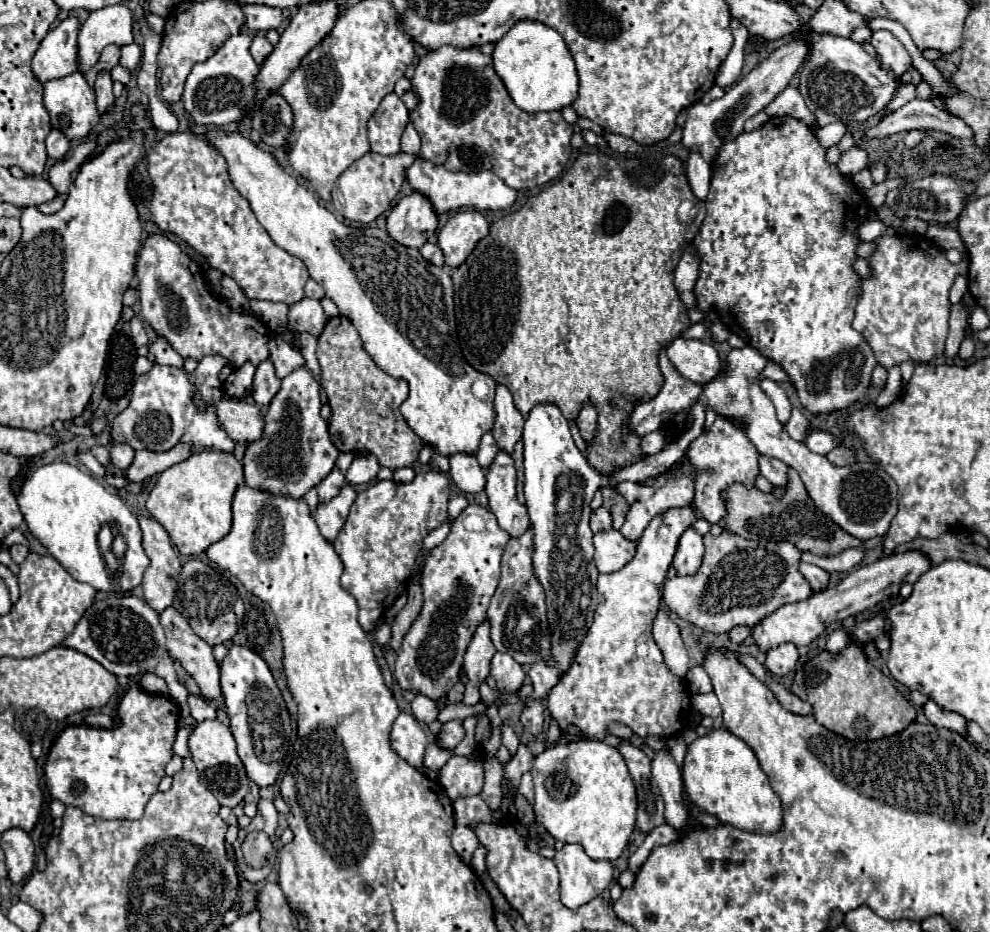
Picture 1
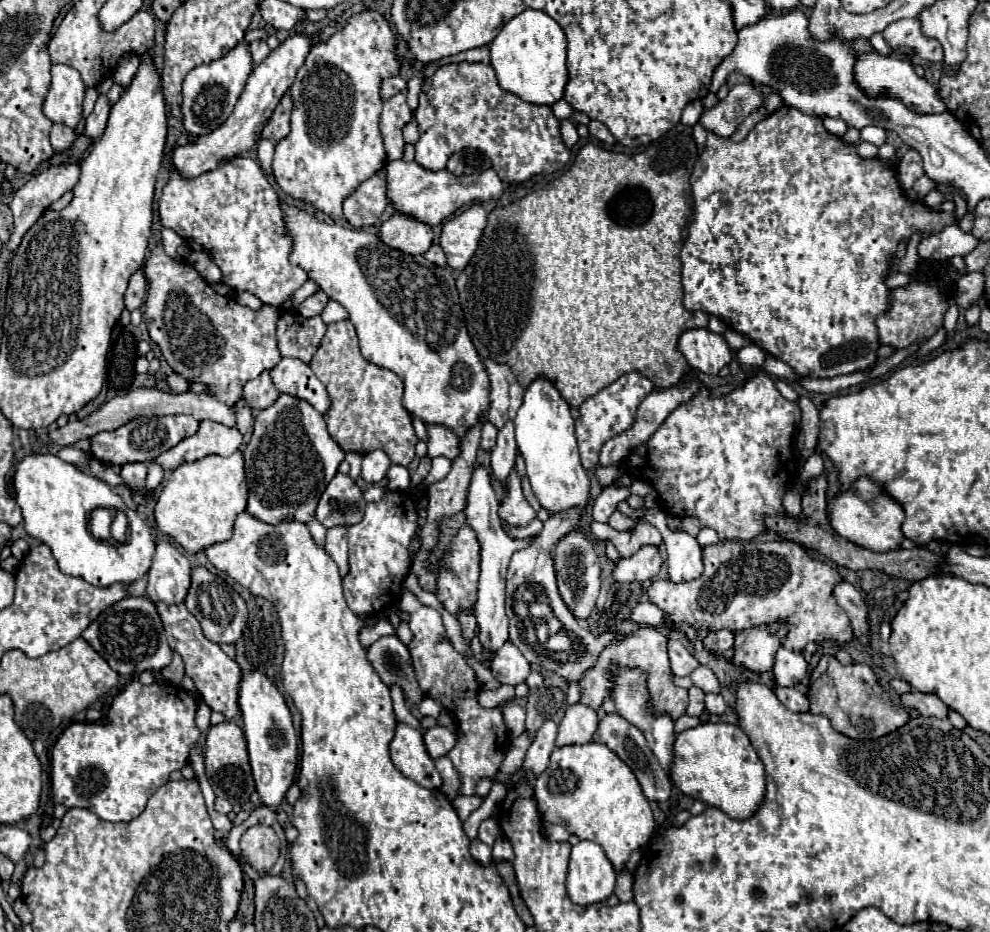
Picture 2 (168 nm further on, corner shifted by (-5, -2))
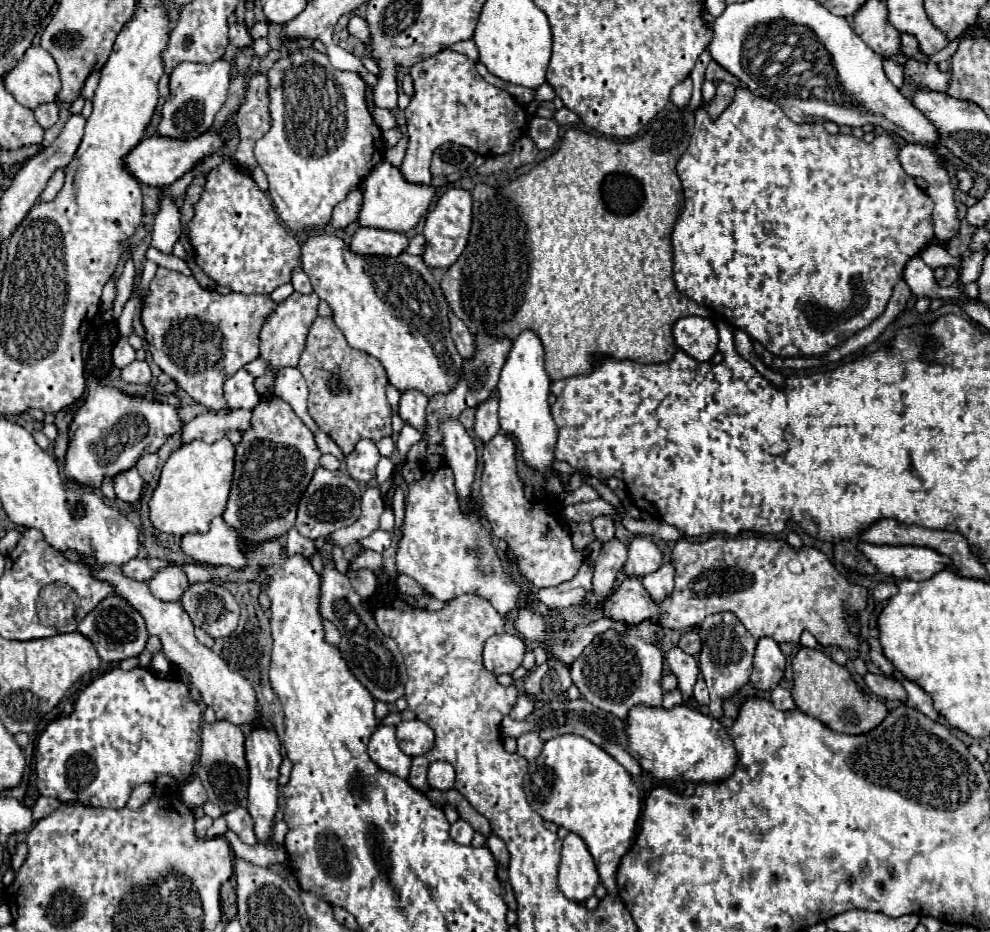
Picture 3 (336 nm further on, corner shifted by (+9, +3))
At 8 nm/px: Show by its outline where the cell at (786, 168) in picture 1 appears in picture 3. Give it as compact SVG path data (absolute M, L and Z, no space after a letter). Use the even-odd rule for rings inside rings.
M742 86L736 88L736 96L734 96L732 104L730 104L714 122L712 122L712 118L700 108L700 110L696 112L696 126L694 126L694 134L692 134L692 138L690 138L688 150L680 156L678 166L676 166L678 176L680 176L680 180L682 180L682 188L684 188L684 210L682 210L682 214L678 216L678 222L676 222L676 228L674 228L674 234L672 234L672 246L674 246L674 282L676 282L678 290L680 290L684 296L696 300L700 306L704 306L704 308L716 312L718 316L722 316L728 324L732 324L732 326L744 330L746 334L750 334L754 340L758 340L758 342L760 342L768 352L772 352L774 356L786 358L786 356L820 356L820 354L826 354L830 348L834 348L834 346L840 344L842 340L850 338L850 336L856 334L858 330L870 326L878 316L882 316L882 312L884 312L884 308L886 308L886 304L888 304L888 300L890 300L890 296L892 296L892 288L894 288L896 282L902 278L902 272L904 272L906 262L908 262L910 258L918 256L918 254L934 240L934 228L932 228L932 208L934 208L934 204L932 204L932 198L930 198L924 190L920 190L920 188L916 186L916 182L914 182L912 176L908 176L908 174L904 172L904 168L900 166L900 160L898 160L898 152L900 152L900 144L898 144L890 134L880 134L880 136L874 138L872 144L866 144L862 138L854 138L852 134L850 134L850 136L844 136L844 134L828 134L828 132L824 130L822 124L794 124L794 122L782 112L782 108L780 108L778 104L774 104L774 102L770 102L770 100L764 100L764 98L758 98L758 96L754 96L748 88L742 88Z

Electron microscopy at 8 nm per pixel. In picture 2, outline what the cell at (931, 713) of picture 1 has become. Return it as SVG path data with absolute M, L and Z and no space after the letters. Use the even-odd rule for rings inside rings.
M912 691L902 695L902 703L906 707L916 709L924 717L938 717L938 719L948 719L948 705L942 703L936 695L926 695L920 691Z

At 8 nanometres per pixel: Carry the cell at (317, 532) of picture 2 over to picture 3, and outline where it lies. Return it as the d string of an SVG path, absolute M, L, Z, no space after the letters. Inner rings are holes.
M292 528L292 530L286 534L286 544L284 544L284 546L286 546L286 548L284 548L284 552L286 552L288 556L292 556L292 554L312 556L312 554L316 552L316 548L314 548L314 542L312 542L310 538L304 538L304 536L300 536L296 528Z

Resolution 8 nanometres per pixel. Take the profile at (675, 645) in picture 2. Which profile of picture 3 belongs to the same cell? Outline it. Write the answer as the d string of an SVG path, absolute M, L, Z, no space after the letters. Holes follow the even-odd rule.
M672 648L666 654L666 662L668 662L670 670L674 672L674 676L678 678L678 690L682 692L684 702L688 702L692 698L692 688L698 680L698 672L700 672L694 656L682 652L680 648Z

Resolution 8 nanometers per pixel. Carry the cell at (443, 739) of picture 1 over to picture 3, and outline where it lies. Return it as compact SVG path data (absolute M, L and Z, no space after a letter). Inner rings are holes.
M422 720L400 722L396 726L396 738L402 752L410 758L422 756L434 746L434 730Z

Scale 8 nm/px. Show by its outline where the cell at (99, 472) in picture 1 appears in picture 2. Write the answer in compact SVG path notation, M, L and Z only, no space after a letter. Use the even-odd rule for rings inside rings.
M64 447L64 449L58 453L58 457L64 459L66 463L76 465L78 469L84 469L84 471L88 471L88 461L92 459L90 453L84 453L84 451L78 449L78 447Z

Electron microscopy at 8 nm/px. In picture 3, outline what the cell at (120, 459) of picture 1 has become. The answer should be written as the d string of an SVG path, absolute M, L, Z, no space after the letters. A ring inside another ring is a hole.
M136 468L126 470L126 472L118 474L118 476L114 476L116 498L122 500L122 502L128 502L128 504L138 502L140 494L142 494L142 486L144 486L144 480L136 472Z

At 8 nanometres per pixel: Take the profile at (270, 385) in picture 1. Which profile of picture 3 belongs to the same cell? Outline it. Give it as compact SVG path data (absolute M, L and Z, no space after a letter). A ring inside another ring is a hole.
M238 370L224 382L224 398L228 402L228 408L254 408L260 398L254 388L254 376L250 376L246 370Z

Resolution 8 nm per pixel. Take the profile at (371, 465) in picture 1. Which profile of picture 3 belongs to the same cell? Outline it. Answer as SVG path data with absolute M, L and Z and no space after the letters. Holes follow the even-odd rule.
M360 440L356 448L346 456L346 468L358 482L370 482L376 474L380 452L372 440Z

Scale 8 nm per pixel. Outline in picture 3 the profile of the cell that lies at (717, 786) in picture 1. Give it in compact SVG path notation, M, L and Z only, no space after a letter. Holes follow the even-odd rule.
M646 704L632 706L624 720L624 732L628 732L628 754L634 756L640 766L656 776L658 780L686 780L686 782L722 782L728 778L736 768L736 750L730 734L722 728L722 724L702 712L688 708L684 704L672 708L648 708Z

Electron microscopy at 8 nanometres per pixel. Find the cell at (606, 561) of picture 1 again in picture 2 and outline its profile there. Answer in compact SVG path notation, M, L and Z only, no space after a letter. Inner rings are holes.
M644 545L634 553L634 557L620 557L620 561L612 563L612 579L618 583L632 583L632 581L646 581L652 579L662 565L662 557L658 547Z

